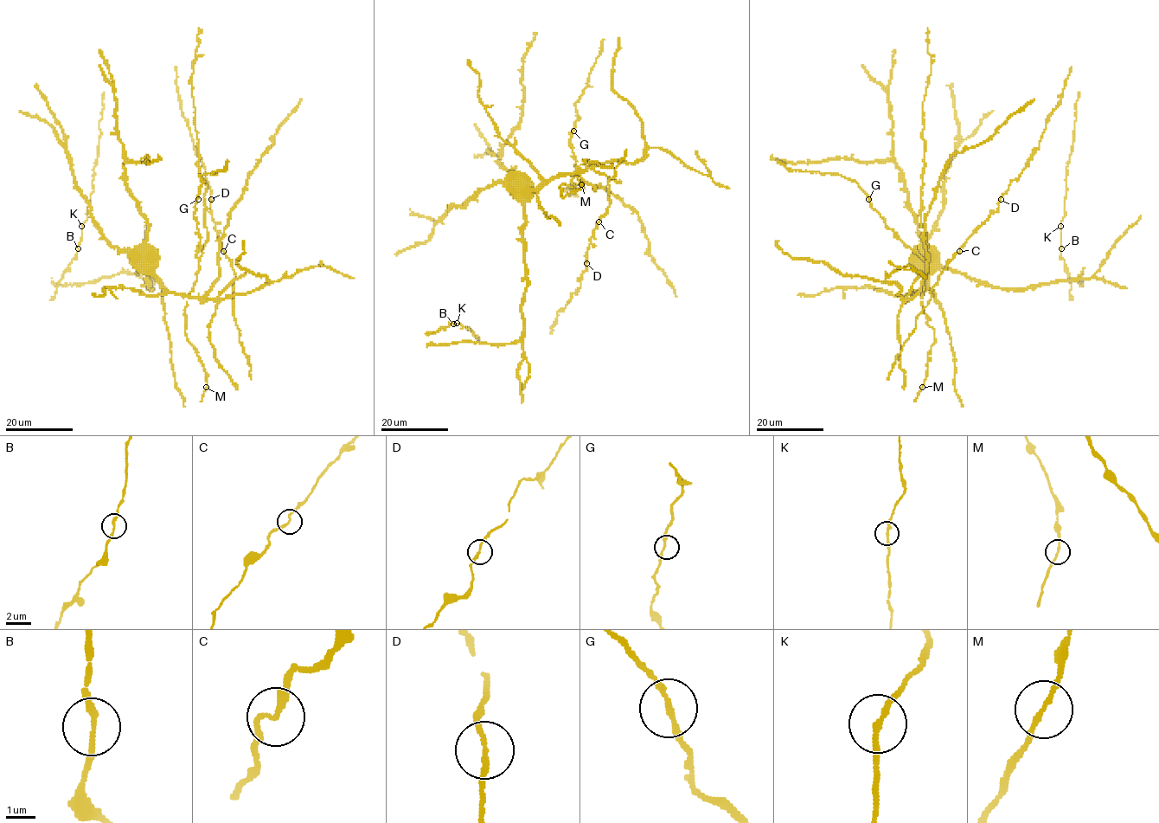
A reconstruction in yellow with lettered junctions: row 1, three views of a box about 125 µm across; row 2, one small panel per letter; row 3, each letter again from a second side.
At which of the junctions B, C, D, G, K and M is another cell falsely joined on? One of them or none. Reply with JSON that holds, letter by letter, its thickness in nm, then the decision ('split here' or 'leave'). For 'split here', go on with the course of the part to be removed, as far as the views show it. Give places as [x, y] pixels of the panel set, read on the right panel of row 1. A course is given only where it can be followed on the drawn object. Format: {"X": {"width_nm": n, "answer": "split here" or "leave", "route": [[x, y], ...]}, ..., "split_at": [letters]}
{"B": {"width_nm": 180, "answer": "leave"}, "C": {"width_nm": 170, "answer": "leave"}, "D": {"width_nm": 170, "answer": "leave"}, "G": {"width_nm": 170, "answer": "leave"}, "K": {"width_nm": 170, "answer": "leave"}, "M": {"width_nm": 150, "answer": "leave"}, "split_at": []}

